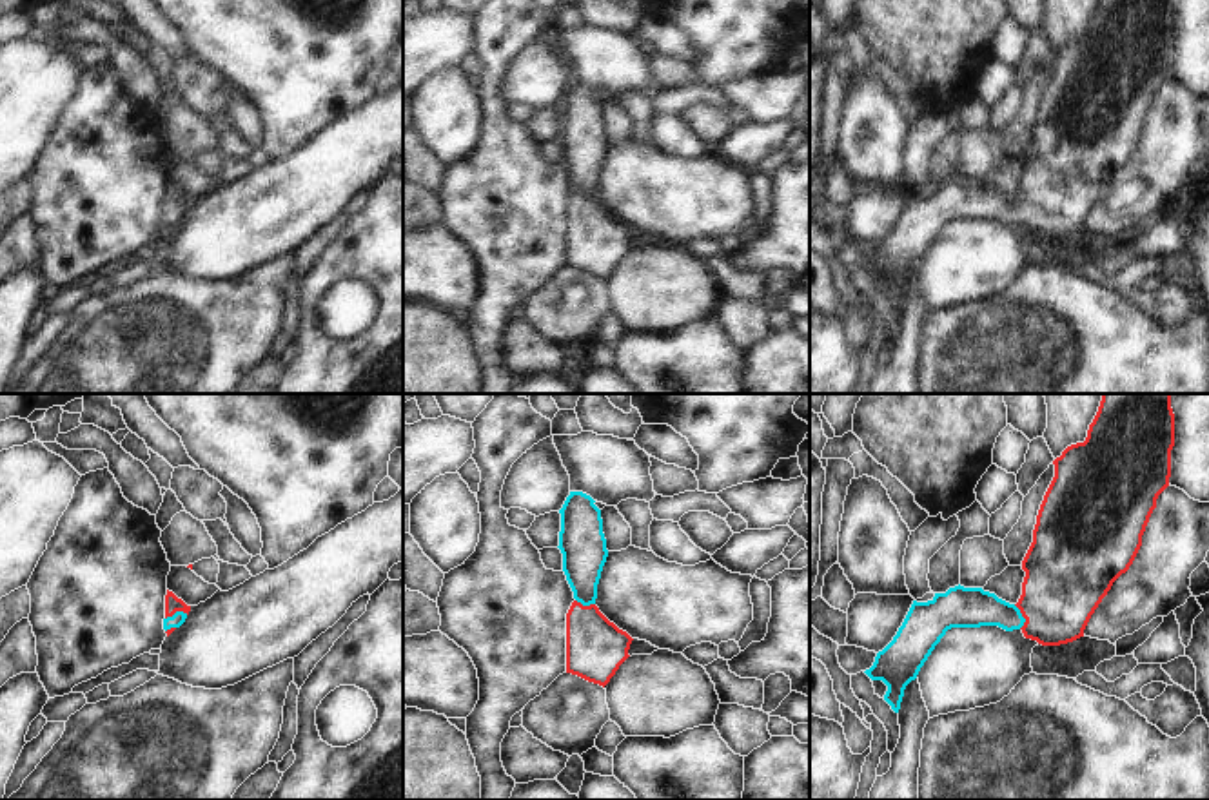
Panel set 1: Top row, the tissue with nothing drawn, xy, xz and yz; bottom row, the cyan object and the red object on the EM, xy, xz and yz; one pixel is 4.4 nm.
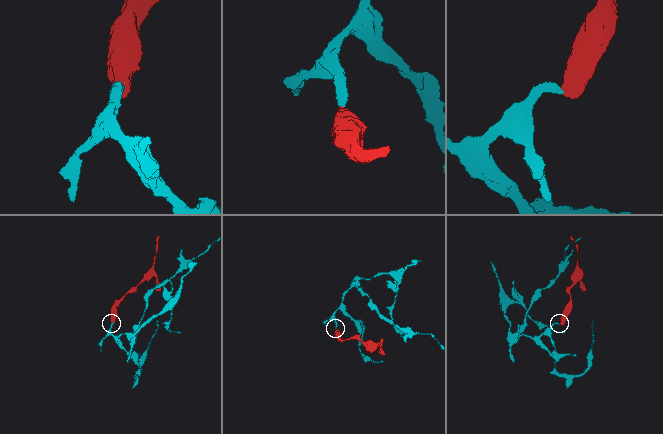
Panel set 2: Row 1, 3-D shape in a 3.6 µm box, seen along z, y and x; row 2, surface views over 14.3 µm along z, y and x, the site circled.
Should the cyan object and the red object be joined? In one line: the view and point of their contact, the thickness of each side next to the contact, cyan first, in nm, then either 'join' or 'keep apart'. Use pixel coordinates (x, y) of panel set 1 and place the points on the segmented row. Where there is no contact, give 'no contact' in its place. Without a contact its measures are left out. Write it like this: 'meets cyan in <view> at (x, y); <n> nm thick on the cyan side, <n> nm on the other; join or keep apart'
meets cyan in yz at (1022, 617); 180 nm thick on the cyan side, 360 nm on the other; join

